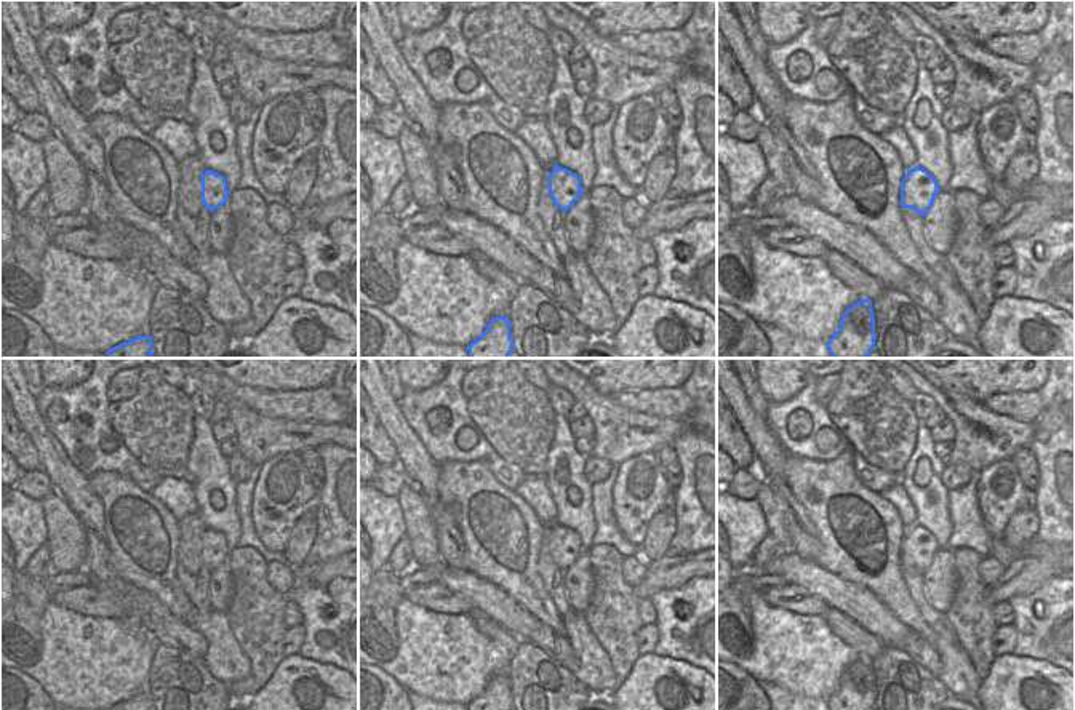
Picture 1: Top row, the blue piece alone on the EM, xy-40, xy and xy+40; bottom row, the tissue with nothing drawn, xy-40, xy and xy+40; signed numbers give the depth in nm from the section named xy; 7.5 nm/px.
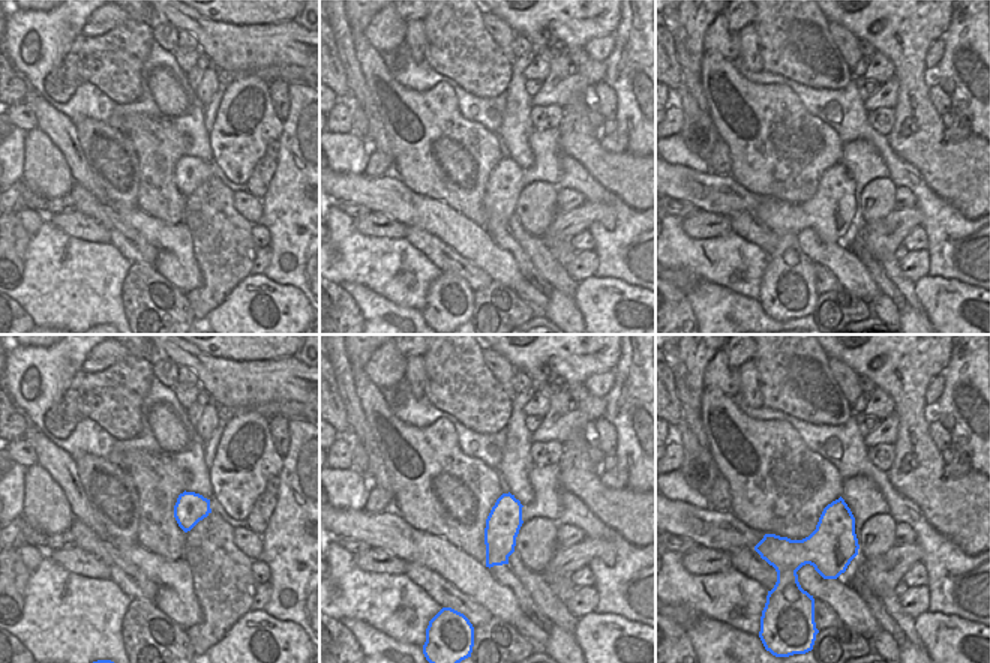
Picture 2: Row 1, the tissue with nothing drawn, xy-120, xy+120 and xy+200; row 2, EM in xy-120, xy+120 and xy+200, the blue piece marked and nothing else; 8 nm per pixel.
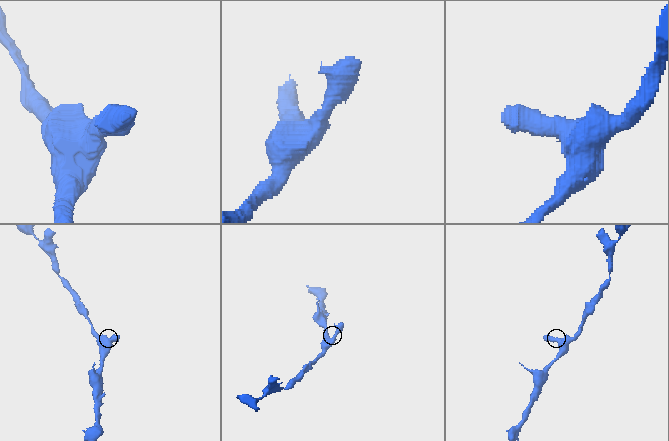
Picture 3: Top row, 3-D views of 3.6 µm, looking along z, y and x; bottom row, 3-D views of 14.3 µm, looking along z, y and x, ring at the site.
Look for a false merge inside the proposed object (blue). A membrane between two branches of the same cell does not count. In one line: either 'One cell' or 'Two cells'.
One cell

